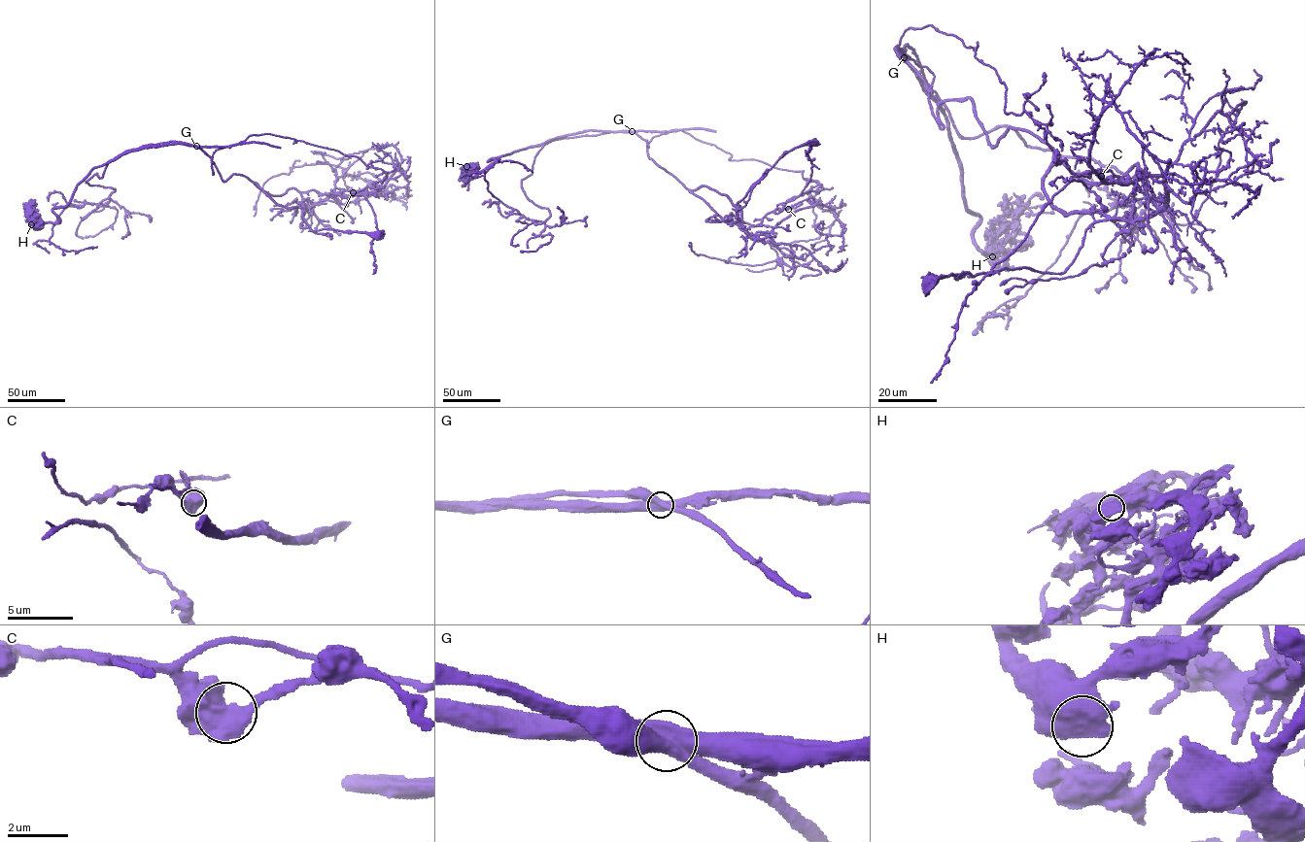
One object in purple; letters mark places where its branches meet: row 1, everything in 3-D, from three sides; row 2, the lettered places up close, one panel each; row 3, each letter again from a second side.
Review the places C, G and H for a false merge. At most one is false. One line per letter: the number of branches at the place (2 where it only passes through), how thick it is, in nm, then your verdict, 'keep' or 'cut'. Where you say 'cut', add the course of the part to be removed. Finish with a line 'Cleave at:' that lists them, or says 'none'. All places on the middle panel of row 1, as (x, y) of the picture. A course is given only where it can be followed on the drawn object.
C: 2 | 700 nm | keep
G: 2 | 700 nm | cut | (632, 131), (585, 130), (495, 157), (470, 179), (463, 181), (463, 176), (468, 176), (467, 190)
H: 2 | 700 nm | keep
Cleave at: G

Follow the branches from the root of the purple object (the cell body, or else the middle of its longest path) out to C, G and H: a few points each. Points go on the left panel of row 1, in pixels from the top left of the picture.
C: (377, 234), (332, 229), (312, 231), (301, 215), (309, 206), (301, 192), (353, 192)
G: (377, 234), (312, 231), (305, 209), (277, 204), (242, 175), (223, 181), (196, 146)
H: (377, 234), (312, 231), (305, 209), (223, 181), (180, 143), (95, 167), (52, 209), (58, 222), (31, 224)

